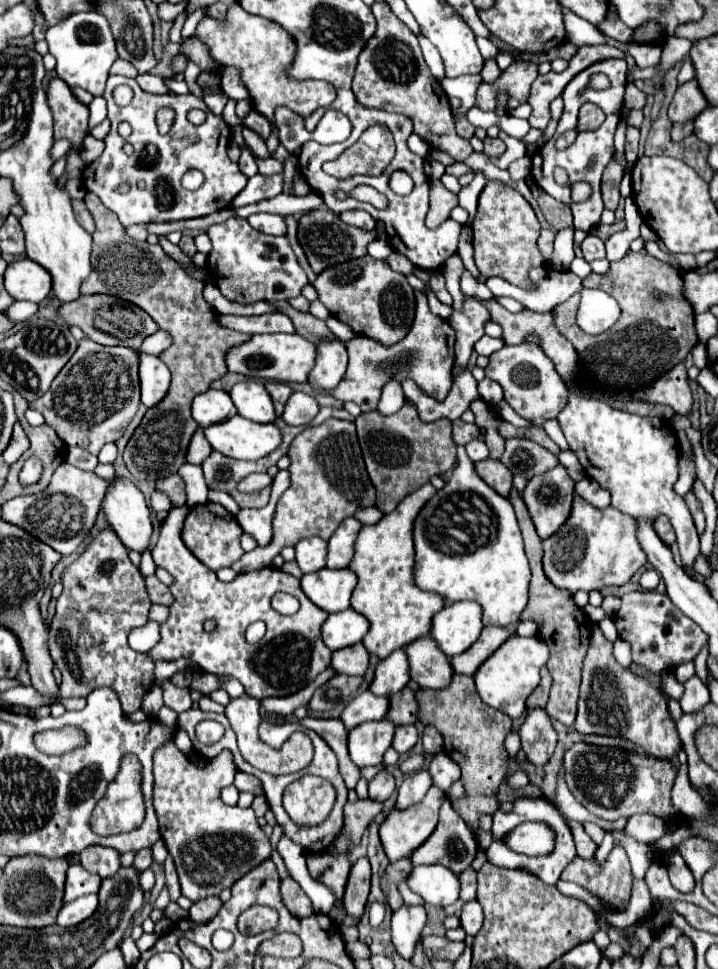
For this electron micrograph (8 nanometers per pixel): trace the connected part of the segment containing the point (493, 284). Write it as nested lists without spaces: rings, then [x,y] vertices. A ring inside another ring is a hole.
[[[550,264],[532,268],[530,282],[532,288],[520,288],[502,278],[486,280],[494,296],[512,296],[524,308],[537,313],[550,312],[554,306],[566,302],[572,294],[582,292],[582,280],[576,274],[568,270],[556,270]]]

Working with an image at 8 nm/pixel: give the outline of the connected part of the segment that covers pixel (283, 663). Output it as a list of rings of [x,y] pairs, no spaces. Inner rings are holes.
[[[182,506],[168,512],[168,518],[162,522],[160,540],[152,550],[154,562],[166,568],[174,578],[170,584],[174,604],[170,606],[168,620],[160,624],[160,642],[148,652],[150,658],[154,662],[188,658],[202,672],[218,670],[218,674],[234,676],[242,682],[246,694],[256,700],[268,696],[288,696],[302,690],[330,664],[332,652],[326,648],[320,636],[320,626],[328,614],[304,596],[298,578],[278,568],[242,572],[232,582],[220,582],[218,576],[214,576],[214,572],[204,566],[180,538],[188,510],[188,506]],[[276,592],[288,592],[302,600],[300,610],[292,616],[282,616],[272,610],[270,598]],[[206,620],[216,622],[212,632],[204,630]],[[256,620],[266,624],[266,634],[260,642],[248,644],[244,634],[246,628]]]

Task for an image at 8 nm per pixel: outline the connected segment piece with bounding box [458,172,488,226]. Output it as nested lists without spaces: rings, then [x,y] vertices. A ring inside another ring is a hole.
[[[476,172],[476,174],[474,174],[474,180],[458,192],[460,206],[462,206],[462,208],[466,208],[466,210],[468,210],[468,214],[470,214],[470,218],[468,218],[468,226],[470,226],[470,222],[472,222],[474,214],[476,214],[476,200],[478,200],[478,194],[482,192],[482,188],[484,188],[484,184],[486,184],[486,182],[488,182],[488,180],[486,180],[486,176],[484,176],[482,172]]]

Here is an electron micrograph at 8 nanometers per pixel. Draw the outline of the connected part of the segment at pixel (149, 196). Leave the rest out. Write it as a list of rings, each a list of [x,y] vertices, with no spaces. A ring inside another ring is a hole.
[[[110,76],[106,82],[104,98],[108,102],[108,120],[112,122],[112,128],[110,134],[104,138],[104,154],[92,164],[88,164],[84,170],[84,186],[88,192],[94,192],[106,208],[116,212],[124,226],[144,222],[174,222],[184,218],[206,216],[216,210],[224,210],[230,204],[230,200],[240,190],[244,190],[248,178],[240,172],[238,164],[230,162],[226,156],[226,148],[230,142],[228,126],[222,120],[222,116],[214,116],[200,98],[192,94],[150,94],[142,90],[136,80],[126,76]],[[118,84],[128,84],[134,90],[132,102],[124,108],[118,106],[112,98],[112,90]],[[160,108],[176,110],[176,120],[164,136],[158,132],[156,124],[156,112]],[[192,108],[202,108],[206,112],[204,124],[194,126],[188,122],[186,114]],[[120,122],[130,122],[132,134],[128,138],[122,138],[118,134]],[[188,168],[198,168],[208,178],[208,184],[200,186],[196,192],[182,188],[180,176]],[[122,182],[130,184],[128,194],[116,192],[118,184]]]

